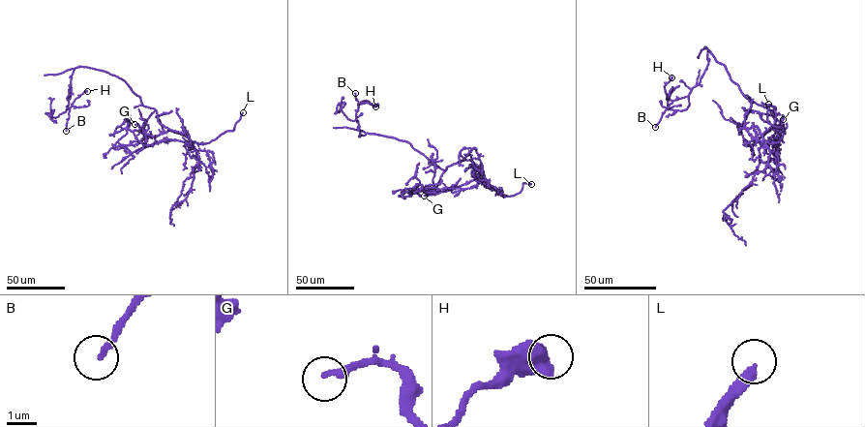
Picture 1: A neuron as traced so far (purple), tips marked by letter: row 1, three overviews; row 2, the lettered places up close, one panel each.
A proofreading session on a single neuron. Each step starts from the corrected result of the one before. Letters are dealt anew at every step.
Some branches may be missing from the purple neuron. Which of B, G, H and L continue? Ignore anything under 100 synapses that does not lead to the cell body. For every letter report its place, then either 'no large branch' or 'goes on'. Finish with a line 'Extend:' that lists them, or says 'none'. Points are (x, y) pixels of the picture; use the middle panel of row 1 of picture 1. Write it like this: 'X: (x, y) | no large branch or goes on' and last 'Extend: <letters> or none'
B: (355, 93) | no large branch
G: (424, 196) | no large branch
H: (375, 106) | no large branch
L: (531, 184) | goes on
Extend: L

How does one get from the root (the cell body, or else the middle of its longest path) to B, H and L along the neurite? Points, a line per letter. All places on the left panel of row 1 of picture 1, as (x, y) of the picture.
B: (149, 107), (143, 105), (125, 80), (103, 71), (77, 67), (72, 76), (66, 131)
H: (149, 107), (125, 80), (83, 67), (75, 67), (72, 76), (67, 107), (87, 91)
L: (149, 107), (156, 111), (161, 124), (171, 130), (186, 132), (192, 141), (201, 144), (232, 131), (243, 112)

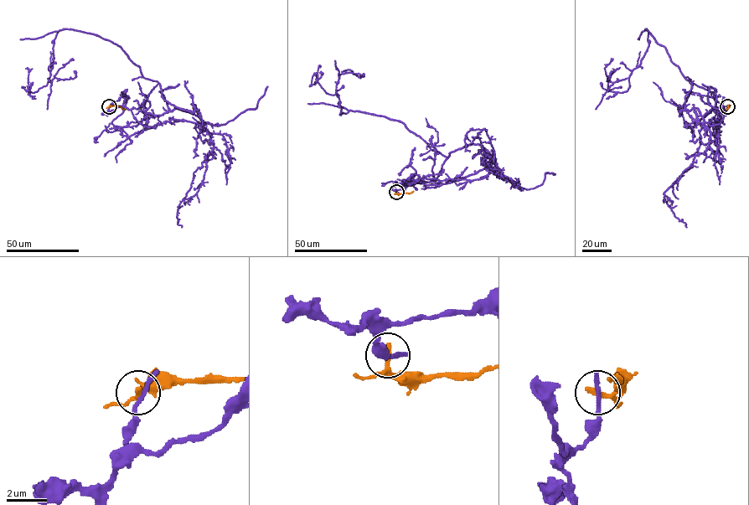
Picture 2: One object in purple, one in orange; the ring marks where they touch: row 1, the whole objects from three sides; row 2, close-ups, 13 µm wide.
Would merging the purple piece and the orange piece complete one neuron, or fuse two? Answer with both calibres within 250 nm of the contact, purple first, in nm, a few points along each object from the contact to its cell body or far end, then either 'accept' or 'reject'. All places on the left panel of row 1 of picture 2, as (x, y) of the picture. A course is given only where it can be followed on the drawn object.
calibres 200 and 220 nm; course purple (109, 106), (138, 109), (158, 83), (145, 78), (110, 41), (59, 30), (49, 80), (33, 92), (27, 67); course orange (109, 106), (117, 105), (126, 109); reject

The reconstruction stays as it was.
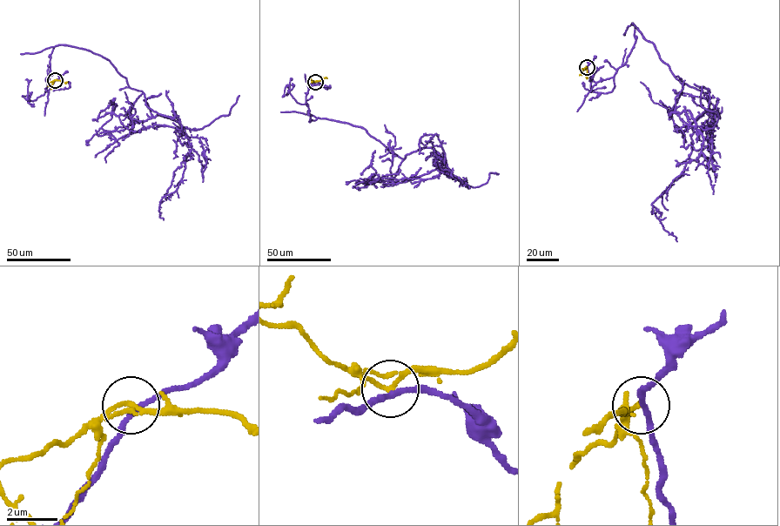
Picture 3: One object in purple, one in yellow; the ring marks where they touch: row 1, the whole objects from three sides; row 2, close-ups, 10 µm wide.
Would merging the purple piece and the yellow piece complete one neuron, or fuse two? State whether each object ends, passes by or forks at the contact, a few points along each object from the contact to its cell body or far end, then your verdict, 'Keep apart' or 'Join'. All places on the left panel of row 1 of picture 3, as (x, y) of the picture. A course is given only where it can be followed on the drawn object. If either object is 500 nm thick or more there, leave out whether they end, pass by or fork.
At the ring purple passes by. At the ring yellow passes by. Course of purple: (55, 79), (48, 91), (54, 47), (88, 50), (149, 107), (179, 119), (191, 151), (161, 199), (163, 219). Course of yellow: (55, 79), (67, 82). Join

